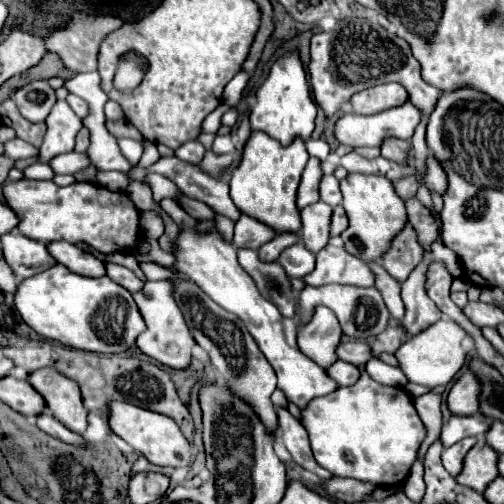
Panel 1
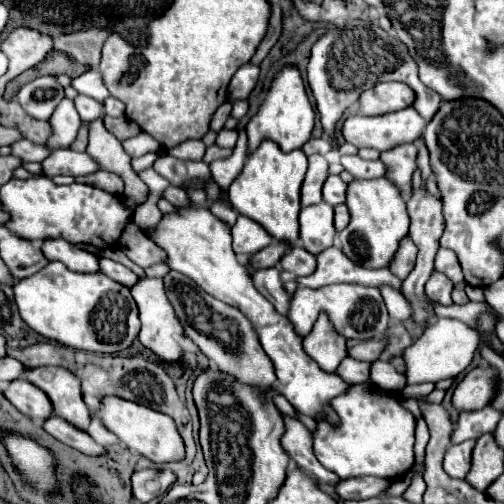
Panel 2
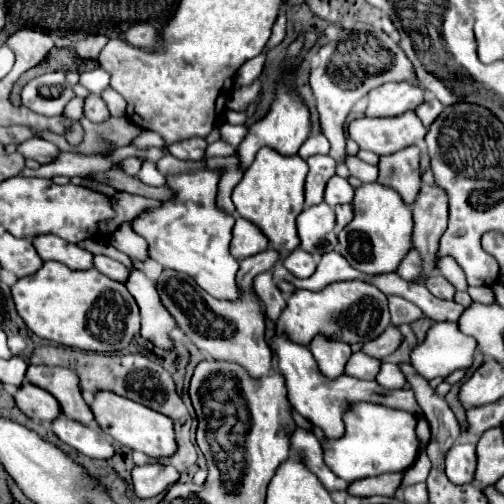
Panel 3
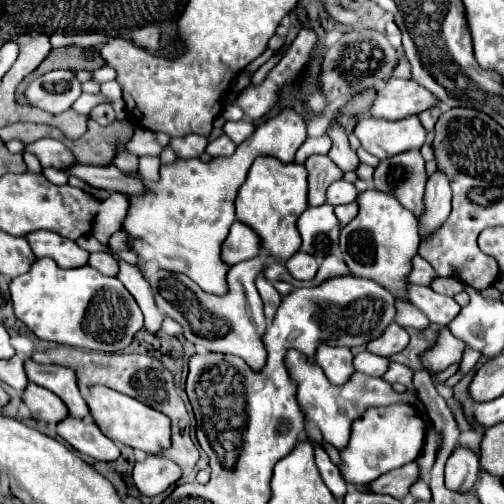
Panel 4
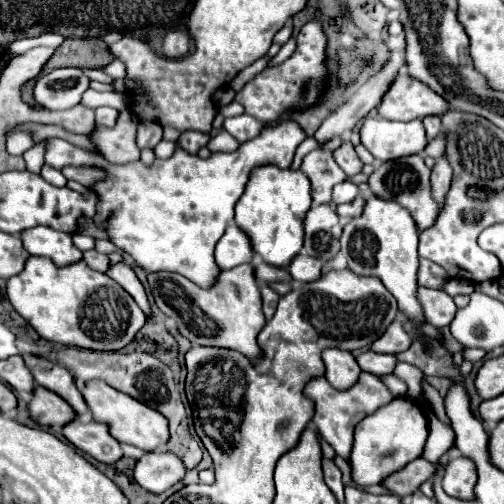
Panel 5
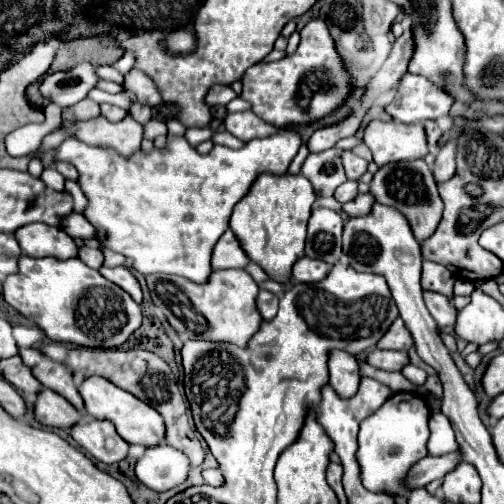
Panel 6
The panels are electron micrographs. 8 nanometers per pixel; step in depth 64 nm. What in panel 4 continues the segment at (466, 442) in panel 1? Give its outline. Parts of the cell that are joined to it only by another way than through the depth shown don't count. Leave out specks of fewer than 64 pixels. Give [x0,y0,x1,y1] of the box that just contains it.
[444,446,480,492]

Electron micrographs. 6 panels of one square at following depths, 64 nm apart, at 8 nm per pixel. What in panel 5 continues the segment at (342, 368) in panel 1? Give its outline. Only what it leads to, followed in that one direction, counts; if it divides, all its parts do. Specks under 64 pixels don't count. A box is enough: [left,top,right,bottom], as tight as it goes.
[358,350,398,376]

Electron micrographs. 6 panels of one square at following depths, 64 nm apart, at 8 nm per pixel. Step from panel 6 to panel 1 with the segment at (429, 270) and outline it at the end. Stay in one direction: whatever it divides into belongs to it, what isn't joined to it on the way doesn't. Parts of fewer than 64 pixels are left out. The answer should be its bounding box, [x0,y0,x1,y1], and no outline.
[382,224,424,282]

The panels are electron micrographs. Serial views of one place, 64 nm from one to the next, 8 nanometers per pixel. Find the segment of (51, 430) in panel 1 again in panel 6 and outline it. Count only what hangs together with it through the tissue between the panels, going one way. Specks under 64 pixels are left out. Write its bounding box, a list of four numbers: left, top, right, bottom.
[70,420,128,464]

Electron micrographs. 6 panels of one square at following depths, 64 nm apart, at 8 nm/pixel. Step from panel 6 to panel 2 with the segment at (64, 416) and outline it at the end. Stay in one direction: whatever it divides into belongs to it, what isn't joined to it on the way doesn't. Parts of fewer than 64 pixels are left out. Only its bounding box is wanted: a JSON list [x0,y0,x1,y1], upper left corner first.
[4,380,54,420]

